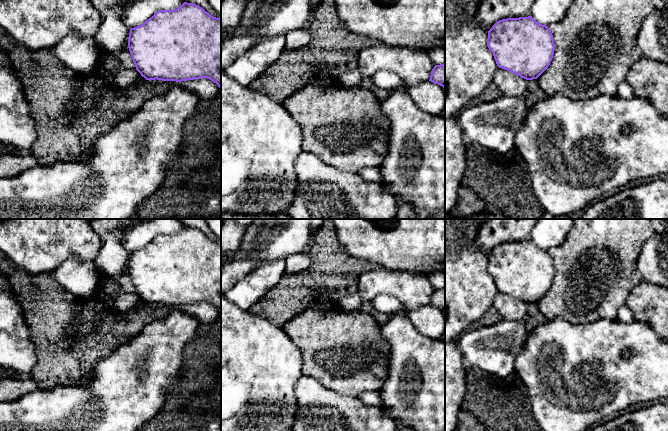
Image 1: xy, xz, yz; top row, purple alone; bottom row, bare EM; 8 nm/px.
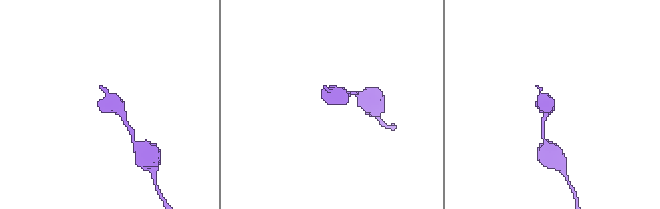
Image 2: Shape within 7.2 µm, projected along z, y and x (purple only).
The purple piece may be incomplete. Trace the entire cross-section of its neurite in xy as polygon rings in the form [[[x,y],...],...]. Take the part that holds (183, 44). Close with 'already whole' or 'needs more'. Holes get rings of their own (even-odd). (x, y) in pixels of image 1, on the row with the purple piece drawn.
[[[184,2],[174,10],[160,10],[143,24],[131,28],[128,48],[136,70],[146,80],[187,81],[207,78],[221,88],[221,18],[211,16],[202,7]]]; already whole

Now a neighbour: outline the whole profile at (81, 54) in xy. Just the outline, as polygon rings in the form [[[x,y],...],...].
[[[76,31],[51,47],[51,50],[64,66],[83,76],[97,68],[102,53],[94,37],[84,37]]]

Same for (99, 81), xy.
[[[128,39],[125,45],[115,53],[109,54],[120,61],[120,66],[116,69],[106,70],[101,67],[101,58],[98,66],[90,74],[85,76],[85,81],[81,87],[81,92],[77,94],[75,102],[66,109],[66,112],[87,110],[107,91],[126,91],[120,89],[114,83],[112,74],[120,69],[136,69],[128,48]]]

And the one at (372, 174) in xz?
[[[375,167],[362,169],[358,174],[368,182],[381,183],[383,180],[380,169]]]

